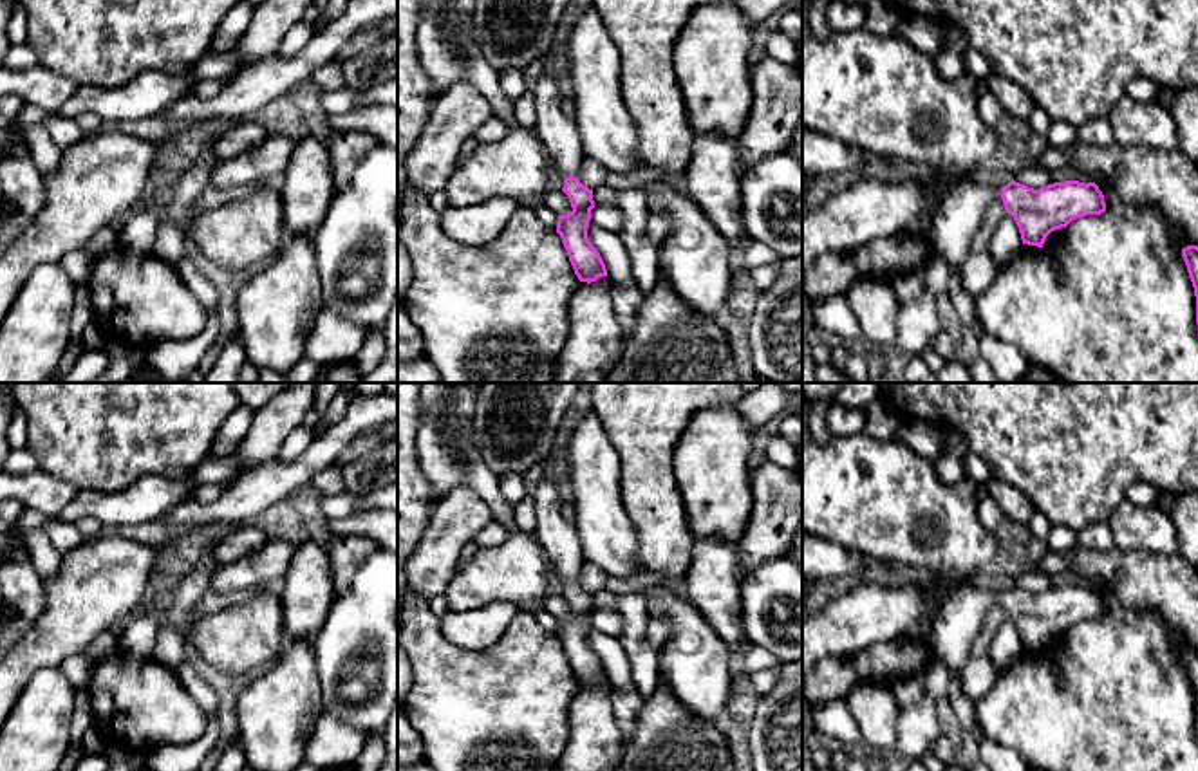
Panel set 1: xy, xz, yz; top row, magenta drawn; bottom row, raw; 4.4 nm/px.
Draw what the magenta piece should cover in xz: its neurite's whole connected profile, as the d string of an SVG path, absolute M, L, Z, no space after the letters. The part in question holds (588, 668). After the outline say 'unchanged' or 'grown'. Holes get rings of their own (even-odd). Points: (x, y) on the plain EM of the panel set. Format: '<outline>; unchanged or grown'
M549 459L542 466L542 478L531 493L537 513L535 534L548 554L551 572L564 581L562 596L573 612L571 618L558 619L557 637L578 684L591 688L607 681L607 673L600 657L587 643L594 605L593 594L578 583L585 558L575 522L567 522L560 513L564 498L549 468Z; grown

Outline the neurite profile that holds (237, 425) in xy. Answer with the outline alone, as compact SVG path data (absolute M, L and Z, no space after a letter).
M240 404L237 410L233 410L219 428L211 444L211 453L219 457L229 457L248 435L253 417L255 410L246 404Z

